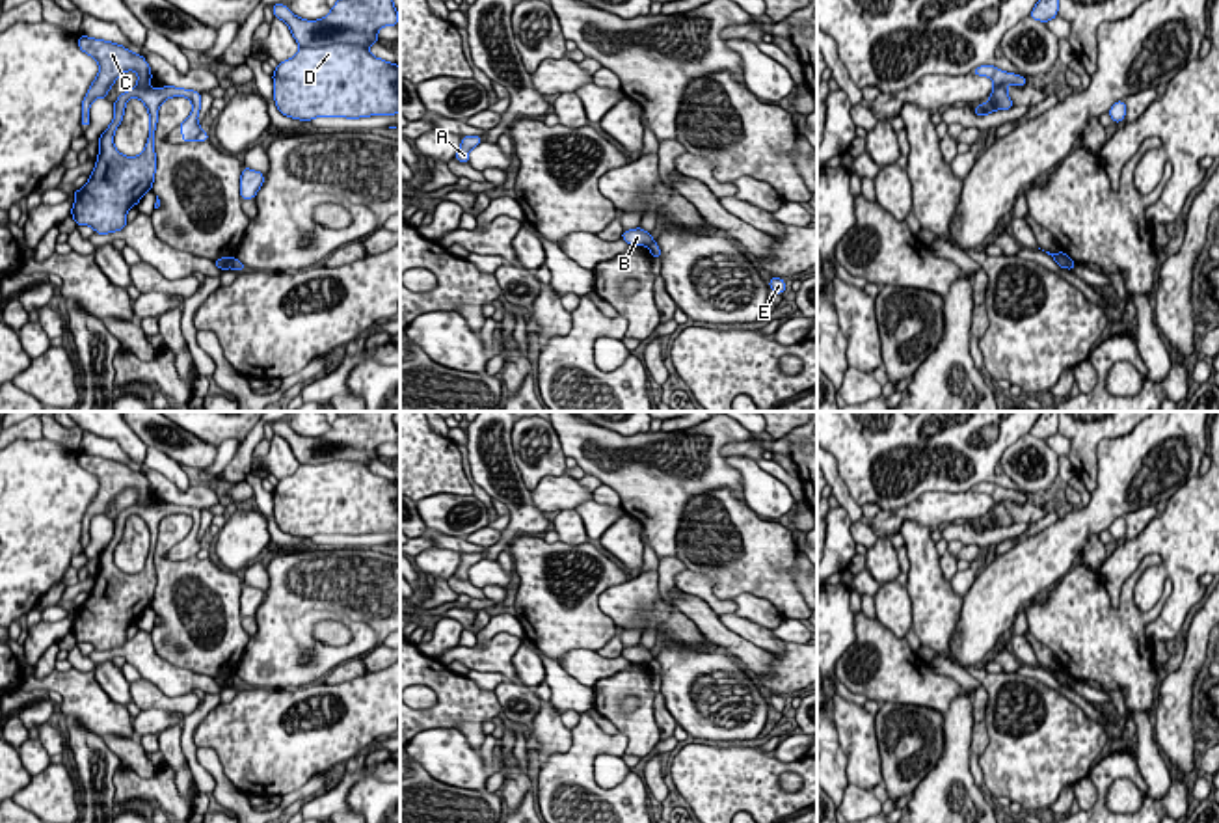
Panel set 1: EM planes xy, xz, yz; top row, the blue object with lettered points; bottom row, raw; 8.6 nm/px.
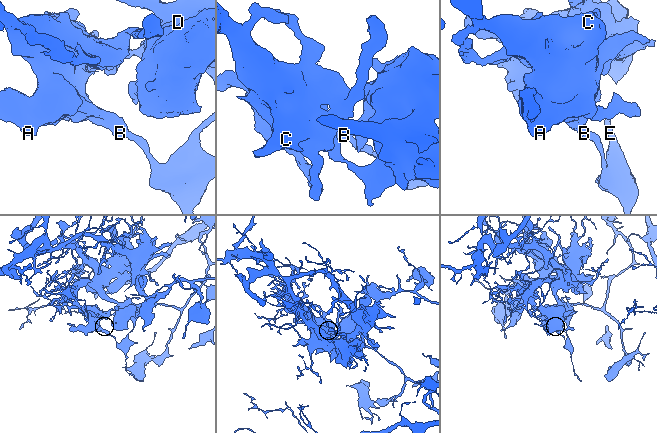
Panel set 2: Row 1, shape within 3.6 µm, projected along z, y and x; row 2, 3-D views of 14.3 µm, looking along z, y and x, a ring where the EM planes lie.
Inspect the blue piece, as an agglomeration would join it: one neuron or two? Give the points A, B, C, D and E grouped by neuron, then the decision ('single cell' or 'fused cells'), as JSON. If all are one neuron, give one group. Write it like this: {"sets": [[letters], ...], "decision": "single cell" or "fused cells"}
{"sets": [["A", "B", "C"], ["D", "E"]], "decision": "fused cells"}

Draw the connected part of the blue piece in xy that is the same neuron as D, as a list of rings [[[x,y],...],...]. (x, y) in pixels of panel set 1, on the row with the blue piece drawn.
[[[361,45],[301,47],[274,69],[272,78],[277,110],[292,119],[400,114],[400,65],[372,56]]]

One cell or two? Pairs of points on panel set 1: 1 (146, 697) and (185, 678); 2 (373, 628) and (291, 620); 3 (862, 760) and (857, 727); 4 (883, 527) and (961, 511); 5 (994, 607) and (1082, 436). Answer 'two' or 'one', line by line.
1: two
2: one
3: one
4: one
5: two

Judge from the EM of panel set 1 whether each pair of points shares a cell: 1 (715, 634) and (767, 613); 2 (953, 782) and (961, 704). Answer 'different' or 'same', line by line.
1: different
2: same

